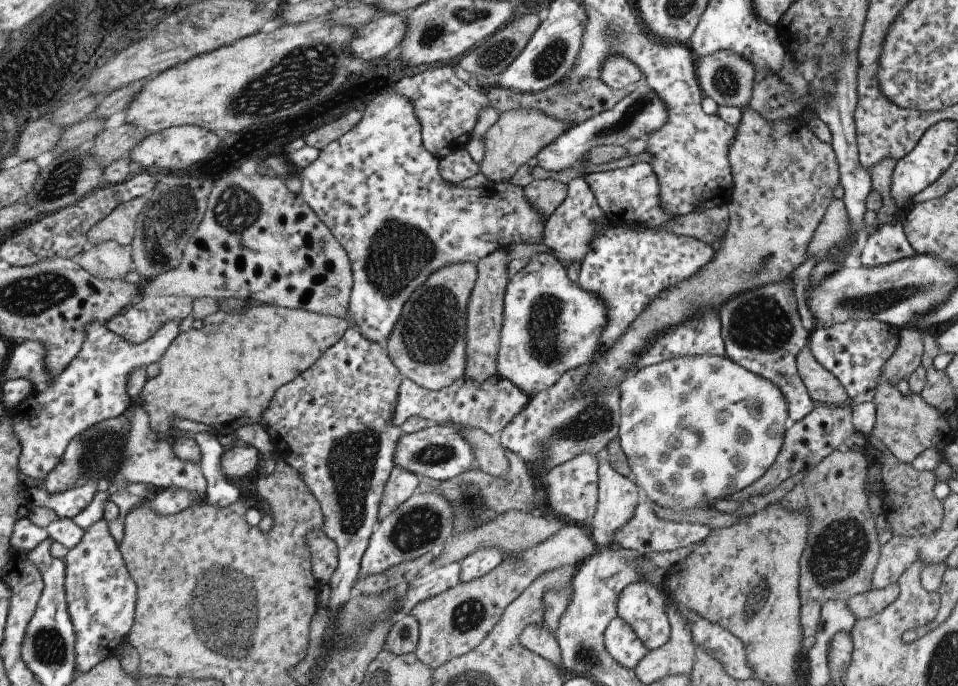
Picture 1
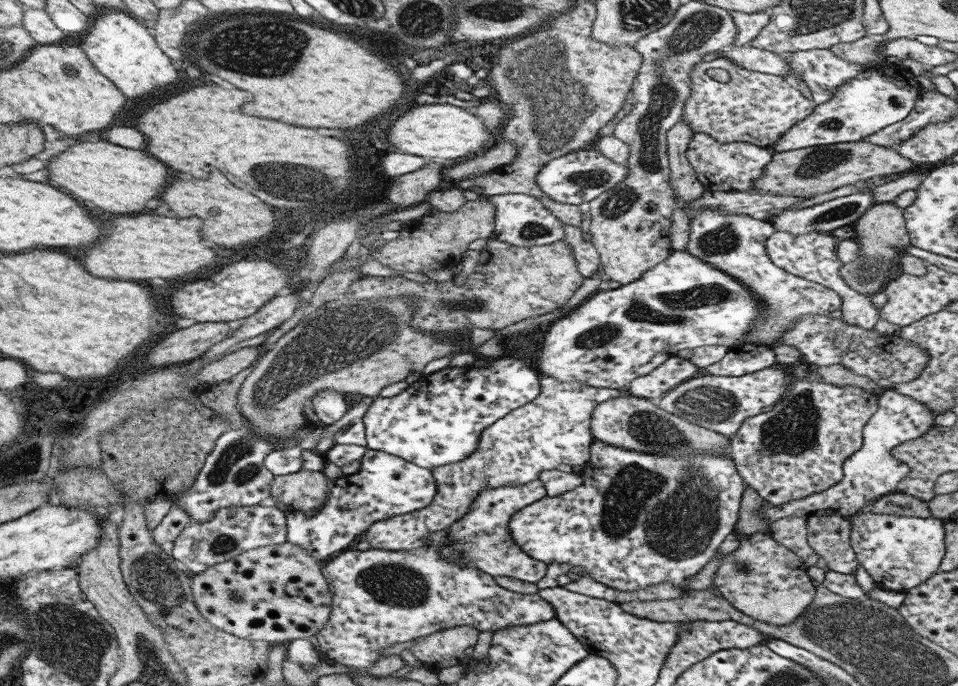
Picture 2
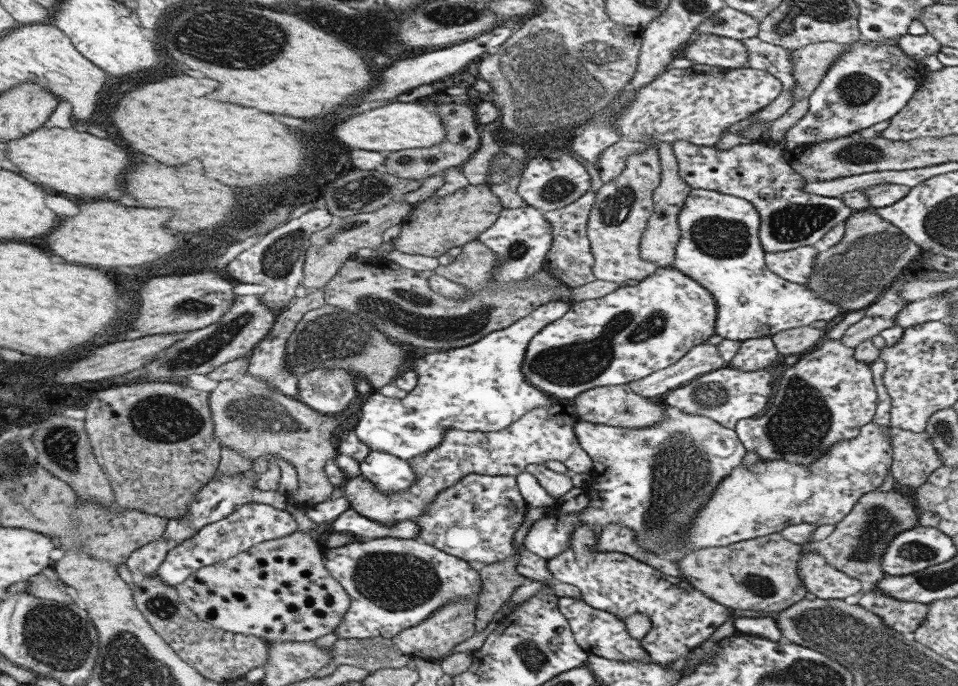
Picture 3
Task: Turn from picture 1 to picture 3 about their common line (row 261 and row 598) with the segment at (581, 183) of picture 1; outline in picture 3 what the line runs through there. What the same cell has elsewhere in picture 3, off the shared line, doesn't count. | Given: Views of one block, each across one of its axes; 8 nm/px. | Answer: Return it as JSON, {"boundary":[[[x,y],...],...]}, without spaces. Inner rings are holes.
{"boundary":[[[562,596],[558,599],[559,612],[569,622],[572,634],[576,642],[589,654],[602,656],[608,660],[648,660],[650,655],[640,644],[642,640],[634,639],[630,633],[626,631],[626,625],[621,618],[618,618],[610,612],[604,612],[591,608],[582,597],[572,598]]]}

